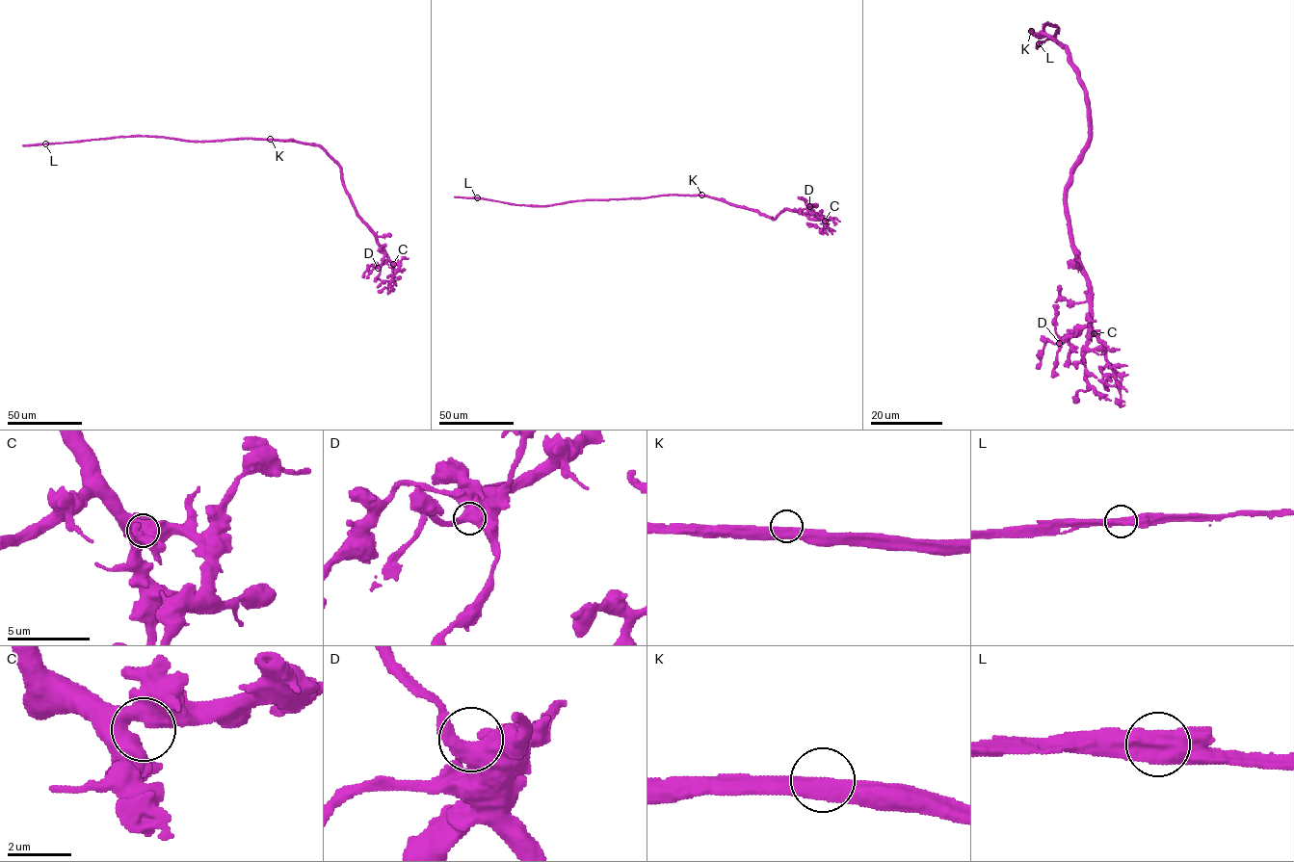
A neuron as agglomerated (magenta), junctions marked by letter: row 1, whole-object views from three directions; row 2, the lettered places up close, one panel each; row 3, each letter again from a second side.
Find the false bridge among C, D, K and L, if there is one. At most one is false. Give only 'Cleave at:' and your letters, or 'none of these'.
Cleave at: L

